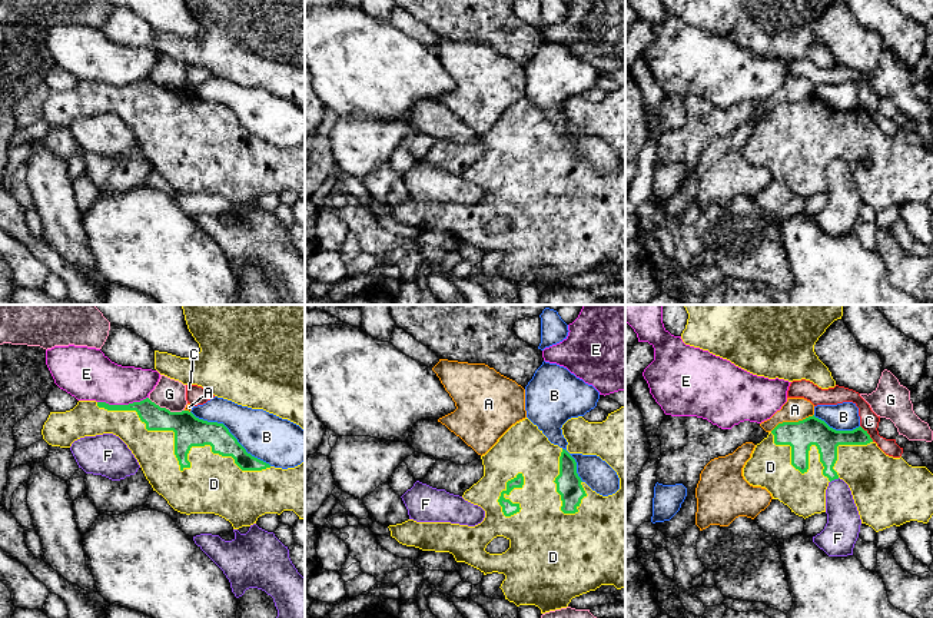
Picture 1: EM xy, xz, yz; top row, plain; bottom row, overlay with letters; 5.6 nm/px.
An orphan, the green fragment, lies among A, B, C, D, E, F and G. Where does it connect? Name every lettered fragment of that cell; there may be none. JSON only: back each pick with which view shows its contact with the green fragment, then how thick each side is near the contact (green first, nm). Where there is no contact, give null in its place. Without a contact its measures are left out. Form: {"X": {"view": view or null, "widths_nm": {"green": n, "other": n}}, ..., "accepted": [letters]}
{"D": {"view": "xy", "widths_nm": {"green": 180, "other": 340}}, "accepted": ["D"]}

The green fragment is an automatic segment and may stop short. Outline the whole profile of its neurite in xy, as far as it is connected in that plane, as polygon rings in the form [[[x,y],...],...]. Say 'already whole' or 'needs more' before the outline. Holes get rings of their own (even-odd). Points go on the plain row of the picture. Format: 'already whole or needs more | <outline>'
needs more | [[[149,77],[129,84],[79,80],[70,90],[50,92],[41,109],[43,119],[60,127],[70,127],[74,120],[84,116],[103,113],[113,113],[127,124],[153,170],[180,193],[215,193],[229,200],[233,209],[250,206],[265,193],[280,195],[283,190],[293,190],[305,200],[305,140],[288,149],[270,146],[248,133],[223,103],[199,99],[189,90],[170,92]]]

